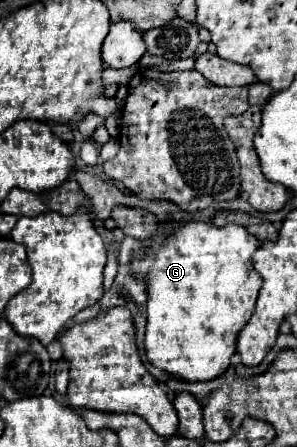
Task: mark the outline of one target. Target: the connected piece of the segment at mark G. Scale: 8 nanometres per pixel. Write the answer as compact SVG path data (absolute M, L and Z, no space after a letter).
M191 221L185 227L177 227L175 235L165 237L163 225L159 225L155 237L149 241L153 247L145 255L133 259L133 269L143 275L149 287L147 299L147 333L145 351L147 359L161 371L181 381L211 381L223 375L231 357L237 351L237 335L255 311L255 303L261 289L261 277L255 273L251 255L259 249L259 241L239 225L215 227L211 223Z

